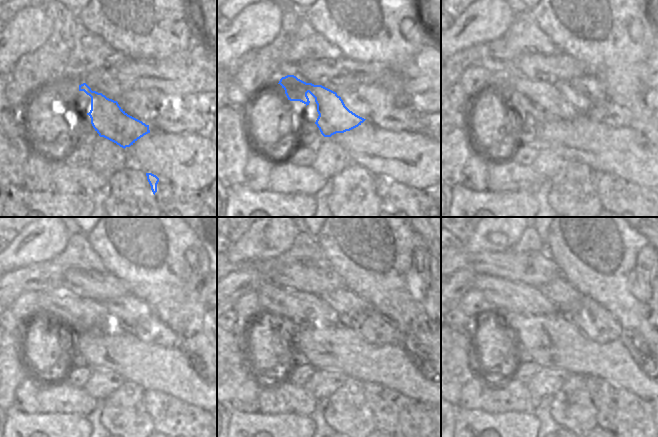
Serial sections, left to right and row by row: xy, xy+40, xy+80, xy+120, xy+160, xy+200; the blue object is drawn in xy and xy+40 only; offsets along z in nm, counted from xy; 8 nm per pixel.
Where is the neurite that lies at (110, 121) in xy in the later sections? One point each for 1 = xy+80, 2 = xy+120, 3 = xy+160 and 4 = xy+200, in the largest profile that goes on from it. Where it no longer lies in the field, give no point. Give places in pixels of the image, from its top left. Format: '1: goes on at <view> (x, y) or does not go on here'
1: goes on at xy+80 (545, 97)
2: goes on at xy+120 (73, 310)
3: goes on at xy+160 (279, 302)
4: goes on at xy+200 (504, 297)

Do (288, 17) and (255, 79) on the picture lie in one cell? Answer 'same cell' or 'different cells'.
same cell

